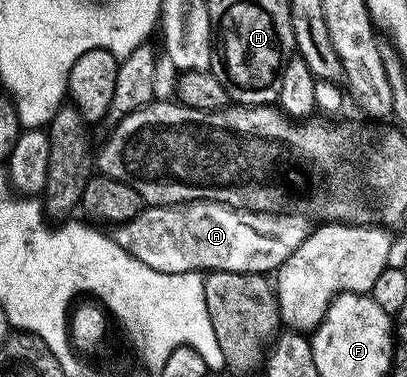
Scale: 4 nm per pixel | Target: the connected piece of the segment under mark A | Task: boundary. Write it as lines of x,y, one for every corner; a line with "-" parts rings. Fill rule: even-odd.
211,201
144,207
131,221
118,226
113,236
126,253
141,259
145,267
166,273
229,271
271,275
303,242
300,237
289,237
289,215
251,213

